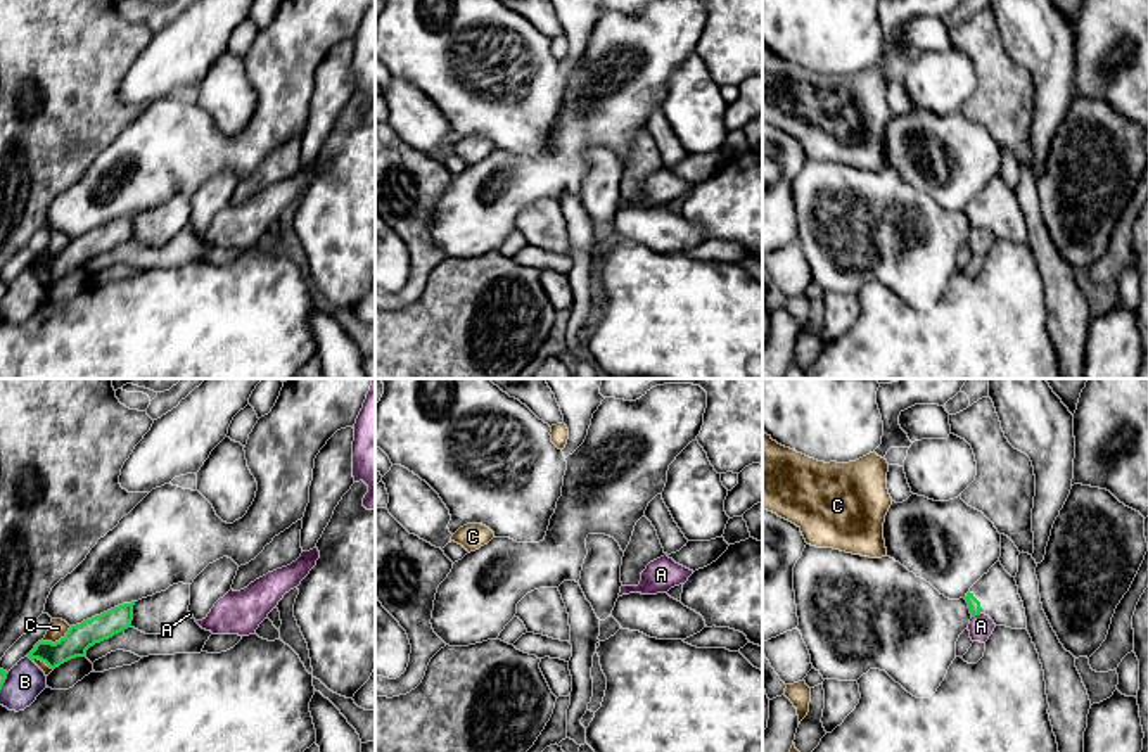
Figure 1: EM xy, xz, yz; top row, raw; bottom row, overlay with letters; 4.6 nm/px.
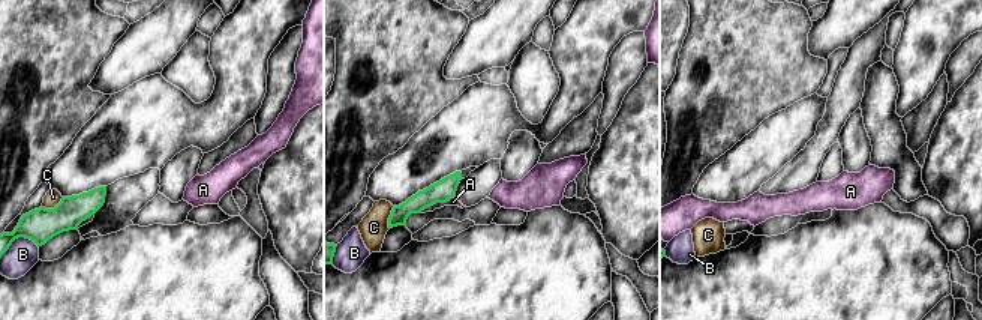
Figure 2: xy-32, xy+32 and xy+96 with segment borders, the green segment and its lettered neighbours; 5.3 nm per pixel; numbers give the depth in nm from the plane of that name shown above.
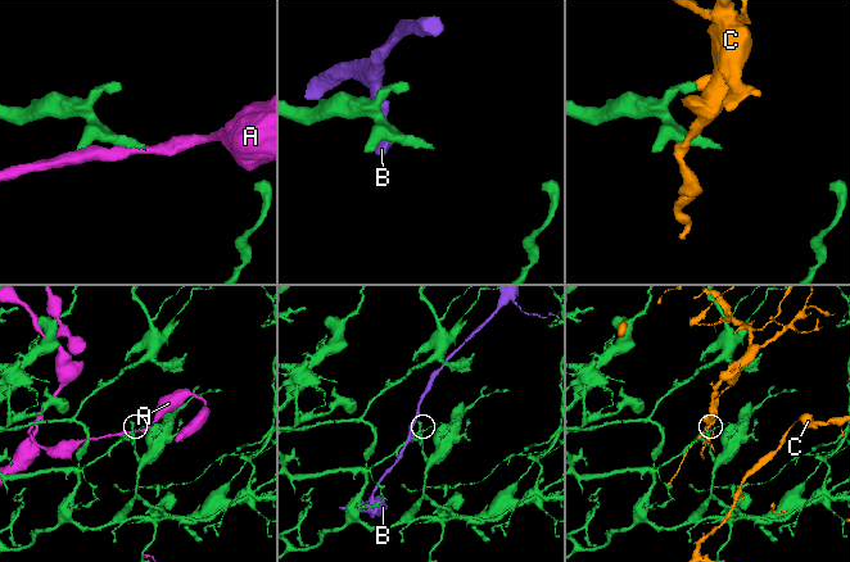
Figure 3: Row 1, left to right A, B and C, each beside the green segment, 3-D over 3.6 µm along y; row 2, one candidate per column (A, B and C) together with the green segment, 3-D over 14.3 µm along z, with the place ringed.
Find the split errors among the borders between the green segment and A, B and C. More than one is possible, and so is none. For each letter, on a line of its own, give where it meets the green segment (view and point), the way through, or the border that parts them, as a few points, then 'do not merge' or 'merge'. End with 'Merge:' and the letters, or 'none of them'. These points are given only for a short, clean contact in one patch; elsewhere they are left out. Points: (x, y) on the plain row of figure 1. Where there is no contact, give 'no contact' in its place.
A: contact yz (975, 227); do not merge
B: contact xy (30, 270); do not merge
C: contact xy (59, 253); do not merge
Merge: none of them

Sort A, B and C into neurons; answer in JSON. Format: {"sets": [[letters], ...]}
{"sets": [["A"], ["B"], ["C"]]}

